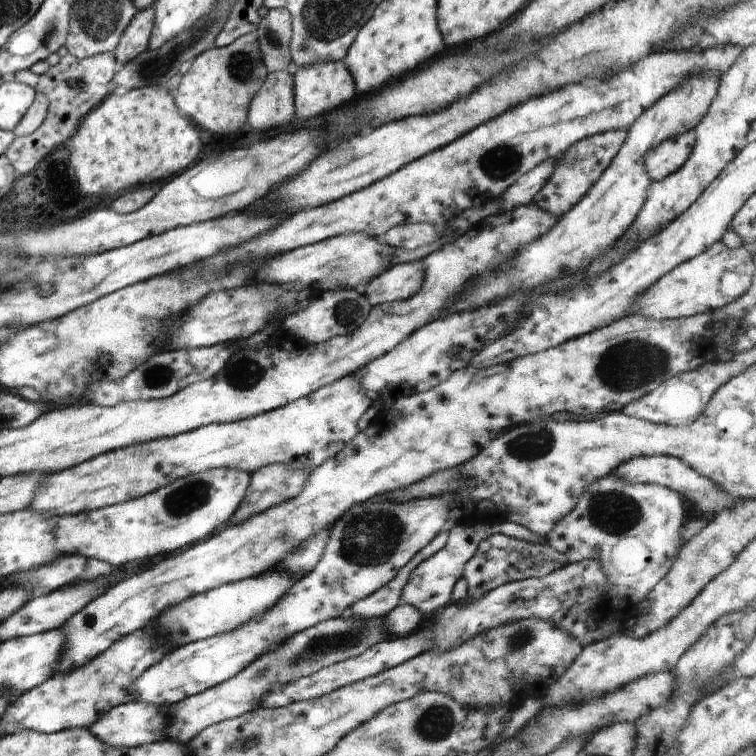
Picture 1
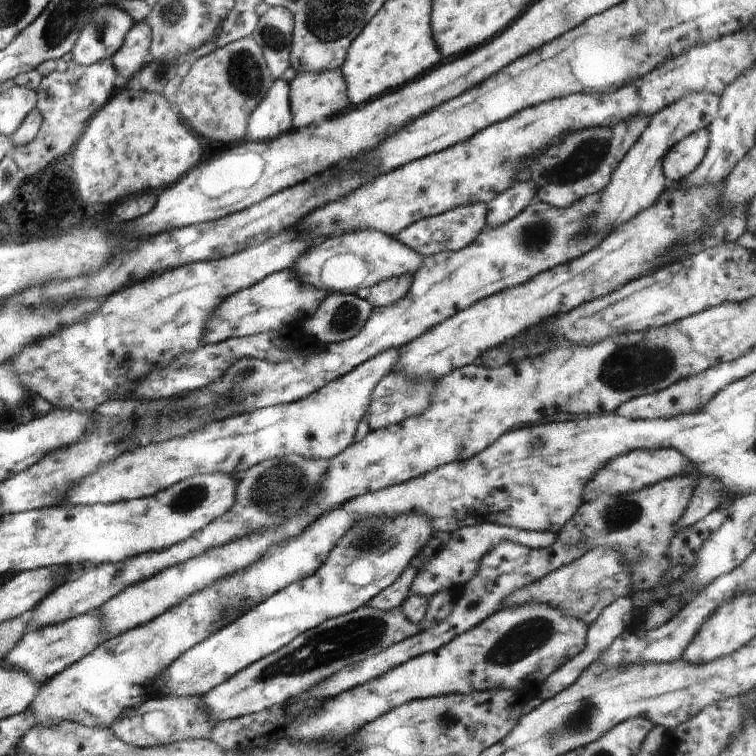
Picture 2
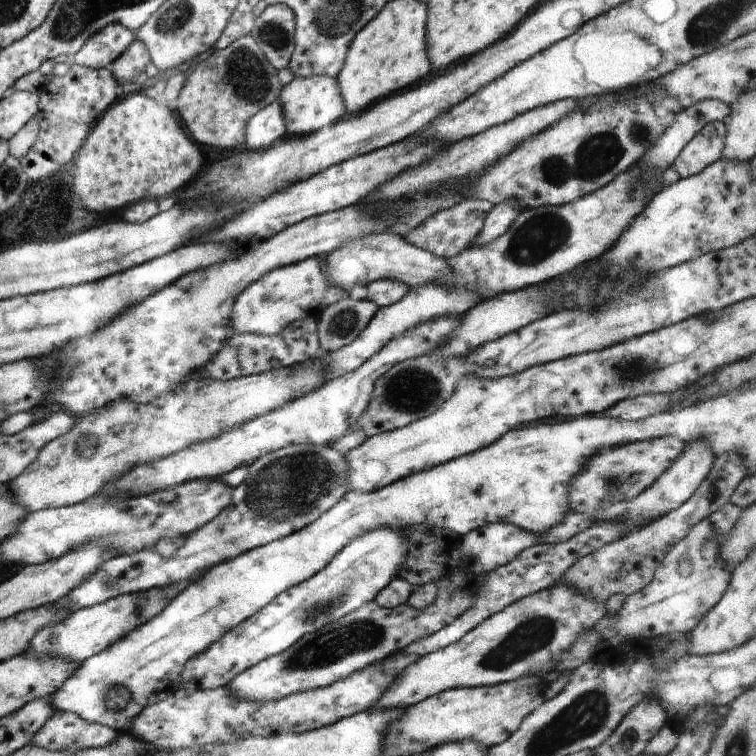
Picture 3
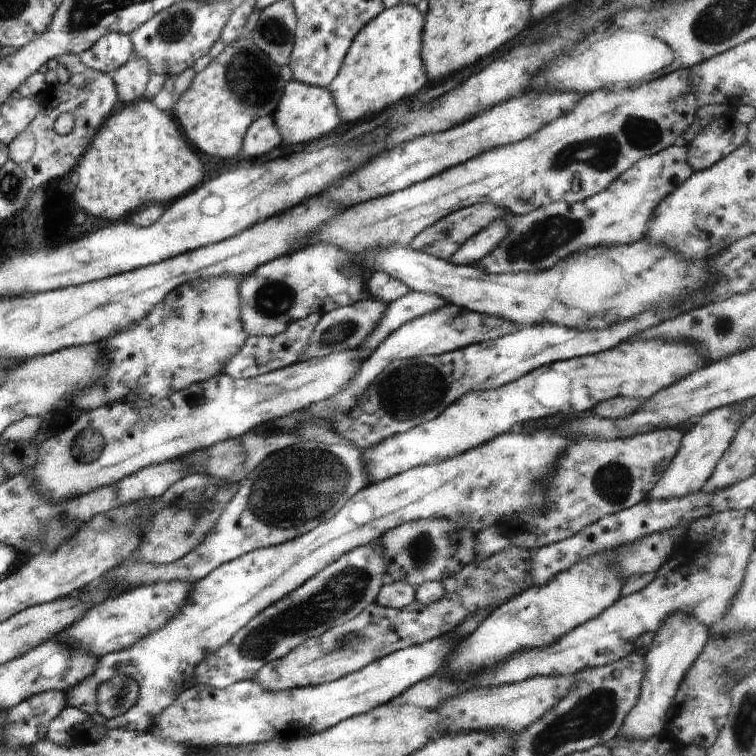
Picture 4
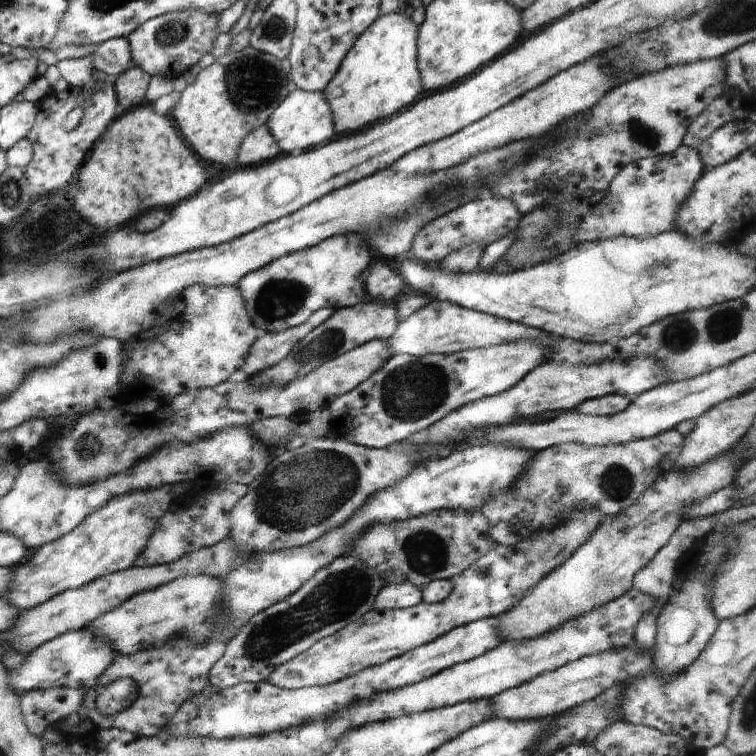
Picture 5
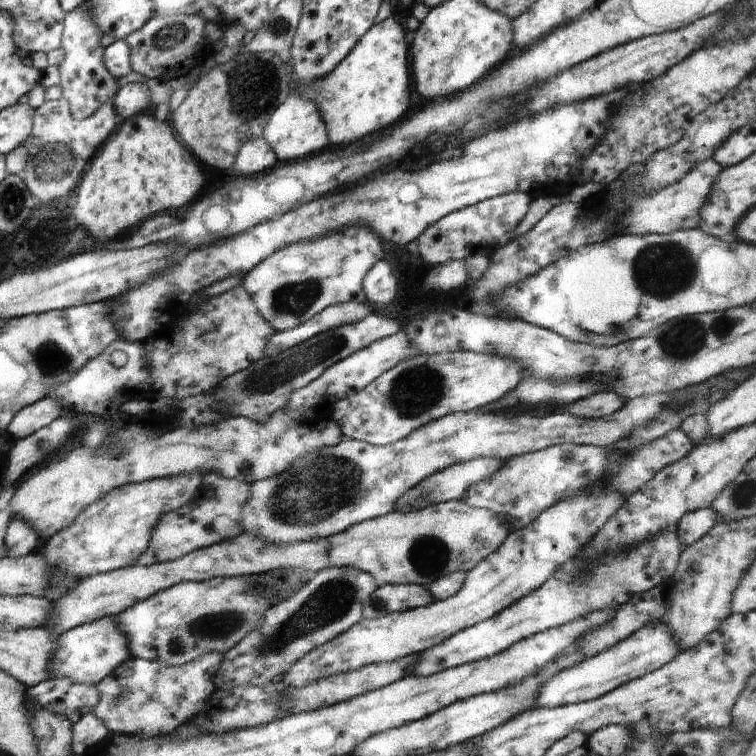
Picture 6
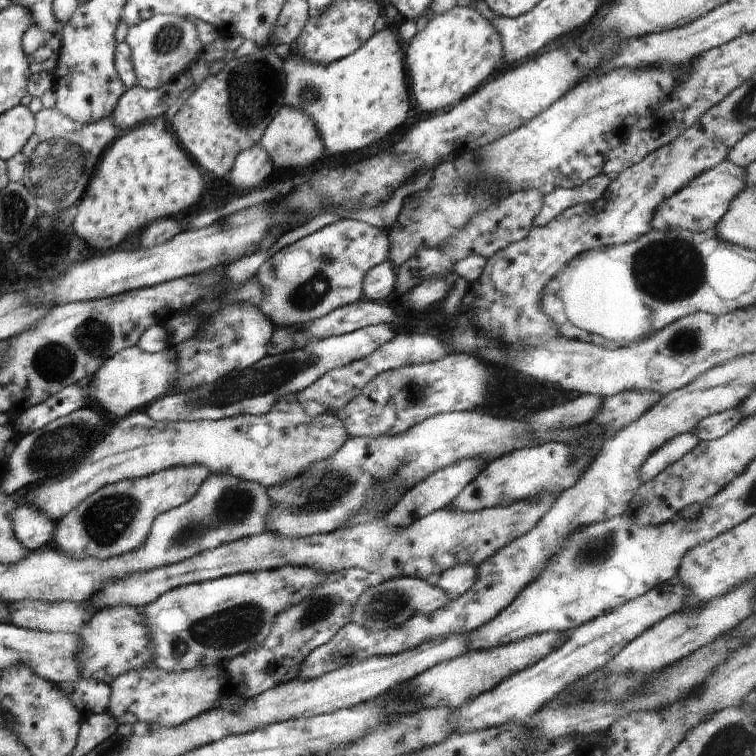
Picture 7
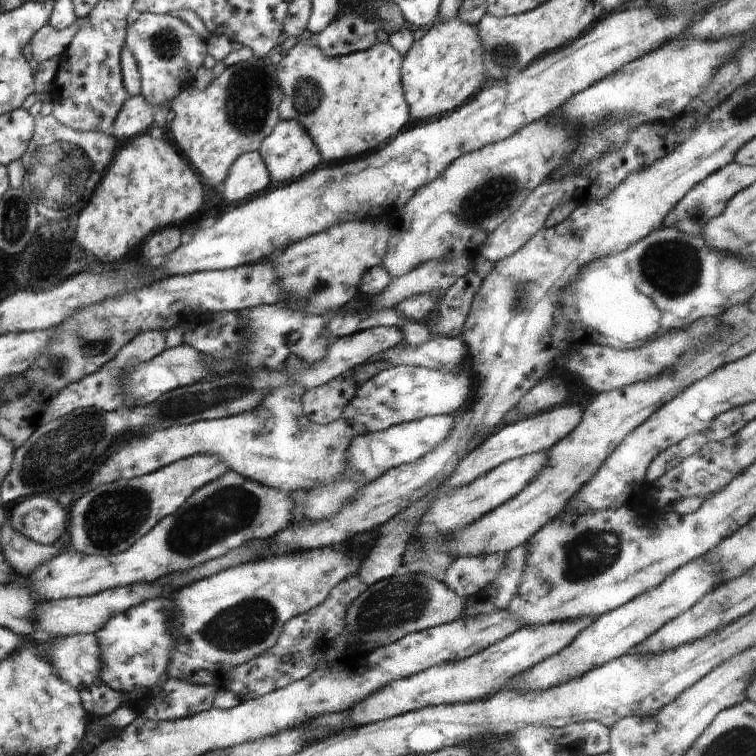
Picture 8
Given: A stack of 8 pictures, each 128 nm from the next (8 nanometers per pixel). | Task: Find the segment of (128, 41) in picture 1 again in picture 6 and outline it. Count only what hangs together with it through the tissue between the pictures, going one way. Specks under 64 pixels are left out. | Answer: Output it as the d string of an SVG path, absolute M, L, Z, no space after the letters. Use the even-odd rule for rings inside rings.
M128 83L120 87L112 100L120 121L136 116L138 112L151 112L152 98L147 83Z

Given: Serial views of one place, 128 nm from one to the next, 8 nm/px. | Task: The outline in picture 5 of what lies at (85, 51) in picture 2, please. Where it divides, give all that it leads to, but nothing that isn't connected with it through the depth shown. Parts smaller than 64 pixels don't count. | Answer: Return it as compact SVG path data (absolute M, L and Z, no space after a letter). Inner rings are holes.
M111 38L96 46L90 55L92 66L108 76L118 76L133 67L130 43L127 38Z

